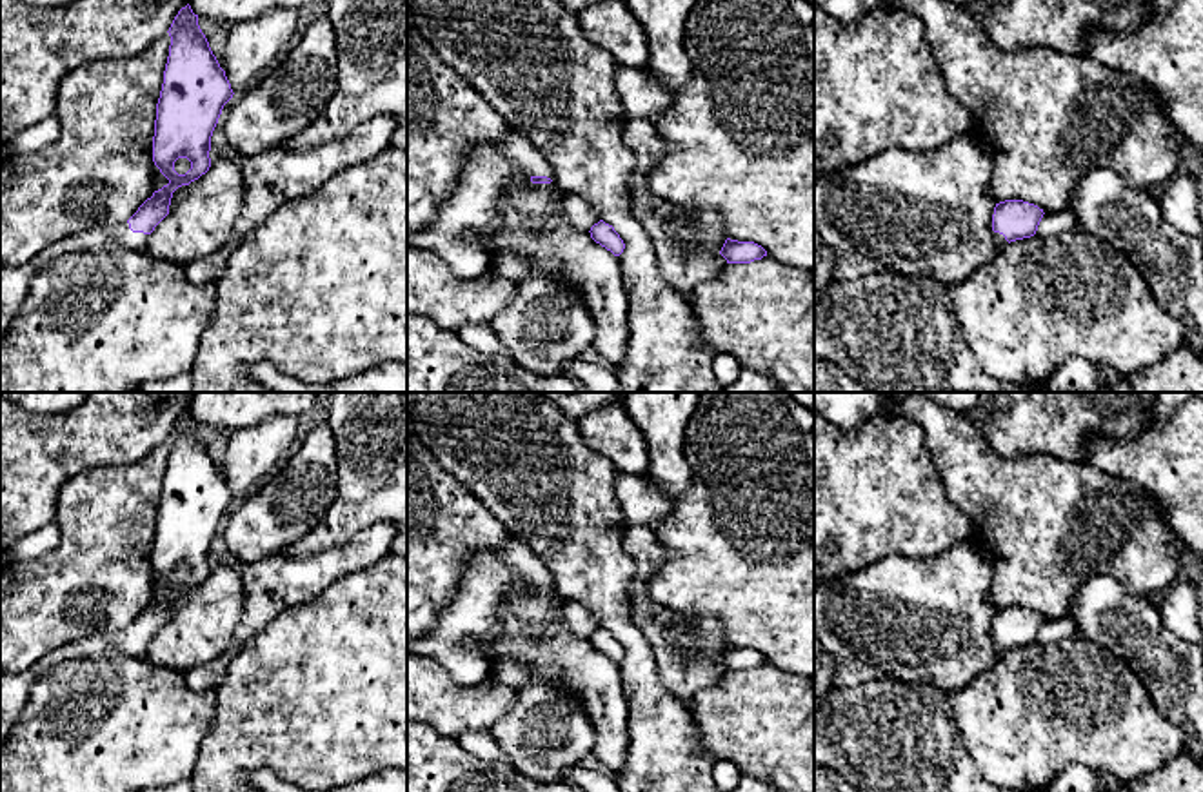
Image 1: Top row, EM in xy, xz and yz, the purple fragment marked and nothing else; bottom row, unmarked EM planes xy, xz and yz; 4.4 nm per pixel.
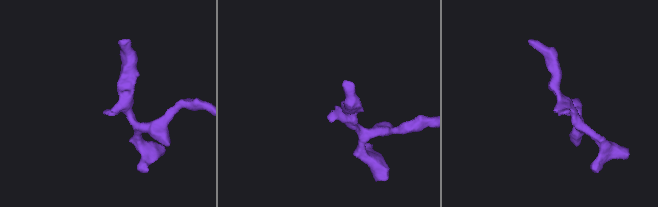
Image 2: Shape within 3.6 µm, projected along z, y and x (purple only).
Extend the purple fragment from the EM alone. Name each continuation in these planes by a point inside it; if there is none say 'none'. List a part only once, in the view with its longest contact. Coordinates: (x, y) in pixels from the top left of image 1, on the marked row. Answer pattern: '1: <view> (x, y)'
1: xy (15, 282)

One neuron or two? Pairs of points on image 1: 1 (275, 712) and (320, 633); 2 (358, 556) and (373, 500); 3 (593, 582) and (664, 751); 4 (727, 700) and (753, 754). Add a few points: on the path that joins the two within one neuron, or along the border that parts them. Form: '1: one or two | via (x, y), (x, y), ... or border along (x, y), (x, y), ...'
1: one | via (295, 692), (320, 667), (320, 653)
2: two | border along (387, 522), (367, 525), (340, 545), (328, 549)
3: one | via (620, 623), (636, 645), (640, 683), (653, 709)
4: one | via (740, 712), (753, 725), (753, 742)

